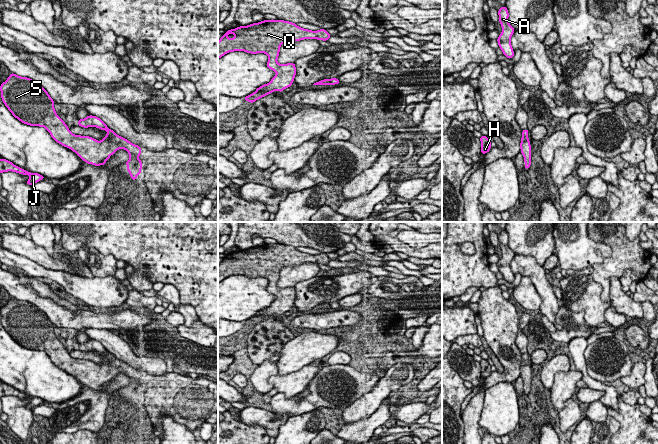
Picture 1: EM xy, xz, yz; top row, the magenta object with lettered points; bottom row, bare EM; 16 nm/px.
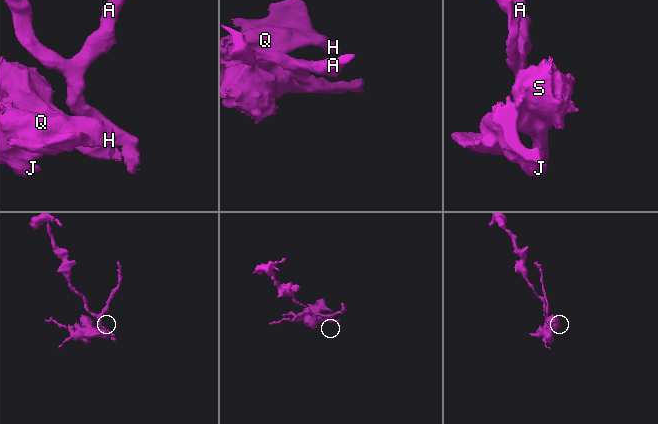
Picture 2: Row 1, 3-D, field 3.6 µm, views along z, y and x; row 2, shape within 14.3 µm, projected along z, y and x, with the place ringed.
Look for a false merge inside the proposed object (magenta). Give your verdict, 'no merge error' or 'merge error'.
no merge error

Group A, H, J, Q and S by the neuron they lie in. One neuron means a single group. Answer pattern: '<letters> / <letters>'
A H J Q S

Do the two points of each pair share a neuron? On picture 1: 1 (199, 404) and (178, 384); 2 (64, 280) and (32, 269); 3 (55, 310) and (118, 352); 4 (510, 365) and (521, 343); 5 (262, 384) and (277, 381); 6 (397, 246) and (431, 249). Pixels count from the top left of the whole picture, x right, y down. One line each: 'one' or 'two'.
1: one
2: one
3: two
4: two
5: two
6: one

